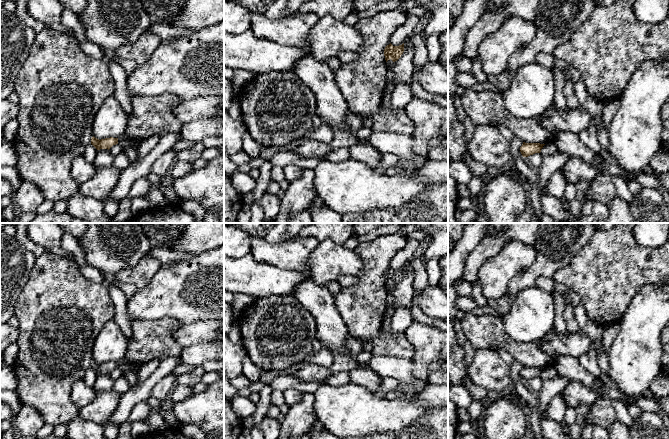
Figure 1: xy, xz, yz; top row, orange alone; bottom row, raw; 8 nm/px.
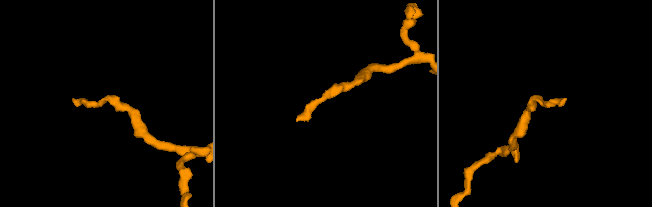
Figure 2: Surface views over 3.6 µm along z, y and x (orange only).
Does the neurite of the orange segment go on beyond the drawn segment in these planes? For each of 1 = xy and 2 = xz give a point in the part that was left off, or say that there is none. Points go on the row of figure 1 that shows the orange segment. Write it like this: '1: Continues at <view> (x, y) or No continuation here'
1: No continuation here
2: No continuation here

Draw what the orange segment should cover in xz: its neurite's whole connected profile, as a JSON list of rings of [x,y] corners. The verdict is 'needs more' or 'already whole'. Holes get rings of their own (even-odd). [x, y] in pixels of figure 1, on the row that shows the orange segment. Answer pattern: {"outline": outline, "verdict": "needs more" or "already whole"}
{"outline": [[[391,43],[387,45],[384,49],[384,56],[386,62],[392,60],[393,62],[397,61],[404,52],[404,43],[399,46],[393,46]]], "verdict": "already whole"}

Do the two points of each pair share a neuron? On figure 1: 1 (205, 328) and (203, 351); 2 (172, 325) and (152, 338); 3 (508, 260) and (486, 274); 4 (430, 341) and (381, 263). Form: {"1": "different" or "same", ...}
{"1": "different", "2": "same", "3": "same", "4": "different"}

